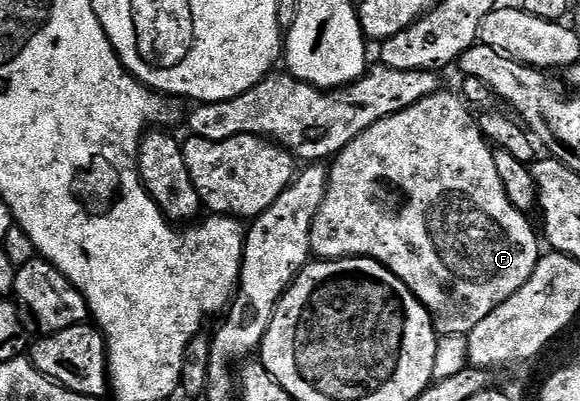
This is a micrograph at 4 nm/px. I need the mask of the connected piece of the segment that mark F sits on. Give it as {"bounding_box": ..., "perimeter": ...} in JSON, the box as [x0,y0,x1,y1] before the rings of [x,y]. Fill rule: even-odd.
{"bounding_box":[310,89,542,336],"perimeter":[[[441,89],[436,94],[370,125],[370,129],[354,137],[354,141],[350,141],[350,145],[346,145],[346,149],[342,149],[339,155],[331,160],[328,188],[322,205],[316,211],[310,233],[312,255],[317,260],[355,259],[357,257],[373,259],[381,263],[386,270],[396,274],[415,293],[416,300],[430,313],[432,326],[441,336],[467,336],[468,332],[474,329],[474,325],[478,325],[478,321],[490,317],[495,307],[502,305],[502,301],[506,301],[515,291],[522,289],[522,285],[526,285],[530,273],[534,273],[536,263],[542,254],[537,228],[535,231],[528,224],[529,216],[518,210],[510,201],[510,197],[506,197],[502,177],[498,177],[498,169],[494,169],[493,148],[485,139],[484,134],[480,132],[477,116],[475,114],[472,116],[472,111],[473,108],[459,94],[451,95],[447,89]]]}

